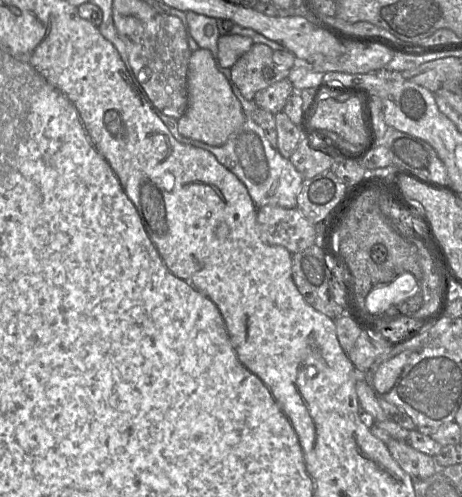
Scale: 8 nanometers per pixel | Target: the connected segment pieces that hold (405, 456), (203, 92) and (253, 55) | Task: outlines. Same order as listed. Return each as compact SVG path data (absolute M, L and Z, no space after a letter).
M391 440L386 446L395 461L412 479L426 479L442 469L432 456L414 449L406 441Z
M199 48L191 53L187 75L188 105L185 113L177 120L179 133L210 146L222 146L229 136L245 122L242 106L231 86L215 63L212 53Z
M255 43L230 69L233 82L246 100L253 101L258 91L288 78L290 69L284 69L275 64L273 61L273 52L269 46Z

